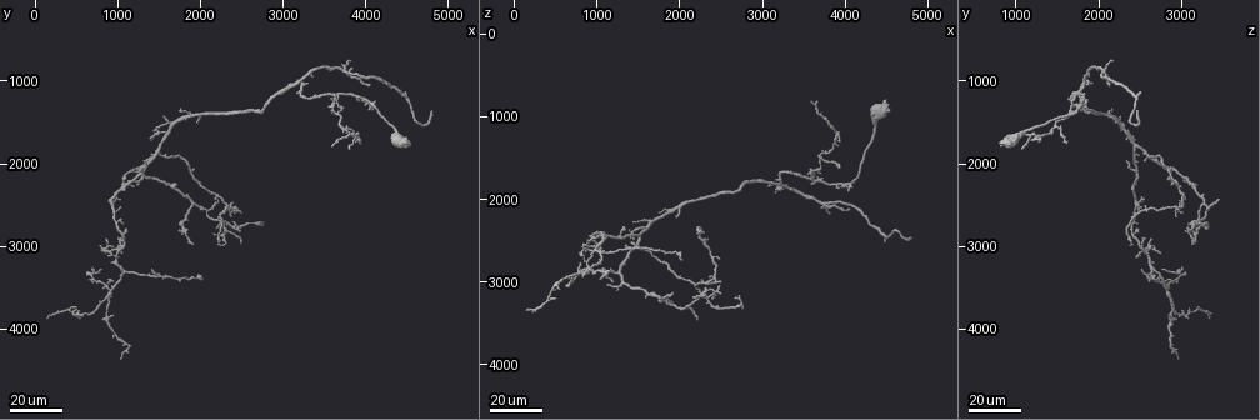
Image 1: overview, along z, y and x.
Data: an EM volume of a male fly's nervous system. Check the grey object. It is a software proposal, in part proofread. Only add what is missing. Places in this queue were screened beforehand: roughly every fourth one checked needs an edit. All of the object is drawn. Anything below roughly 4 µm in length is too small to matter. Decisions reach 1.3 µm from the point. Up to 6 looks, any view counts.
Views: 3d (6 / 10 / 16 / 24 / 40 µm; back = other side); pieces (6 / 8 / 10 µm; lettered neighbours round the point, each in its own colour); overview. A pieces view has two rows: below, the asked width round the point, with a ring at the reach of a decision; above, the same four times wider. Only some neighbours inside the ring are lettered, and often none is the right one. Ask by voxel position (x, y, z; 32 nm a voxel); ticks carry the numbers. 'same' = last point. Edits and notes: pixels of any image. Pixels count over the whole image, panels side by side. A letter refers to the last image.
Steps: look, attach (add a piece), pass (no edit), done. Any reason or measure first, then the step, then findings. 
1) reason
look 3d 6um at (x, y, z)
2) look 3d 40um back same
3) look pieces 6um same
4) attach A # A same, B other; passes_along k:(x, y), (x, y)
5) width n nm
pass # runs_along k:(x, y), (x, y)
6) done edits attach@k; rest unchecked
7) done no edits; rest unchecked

thin end
look 3d 24um at (3800, 1800, 1100)

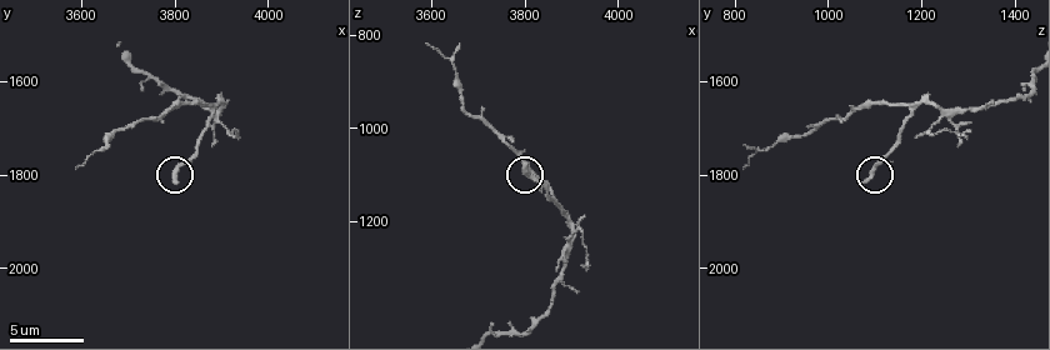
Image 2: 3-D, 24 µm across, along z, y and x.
look pieces 6um at (3795, 1815, 1080)

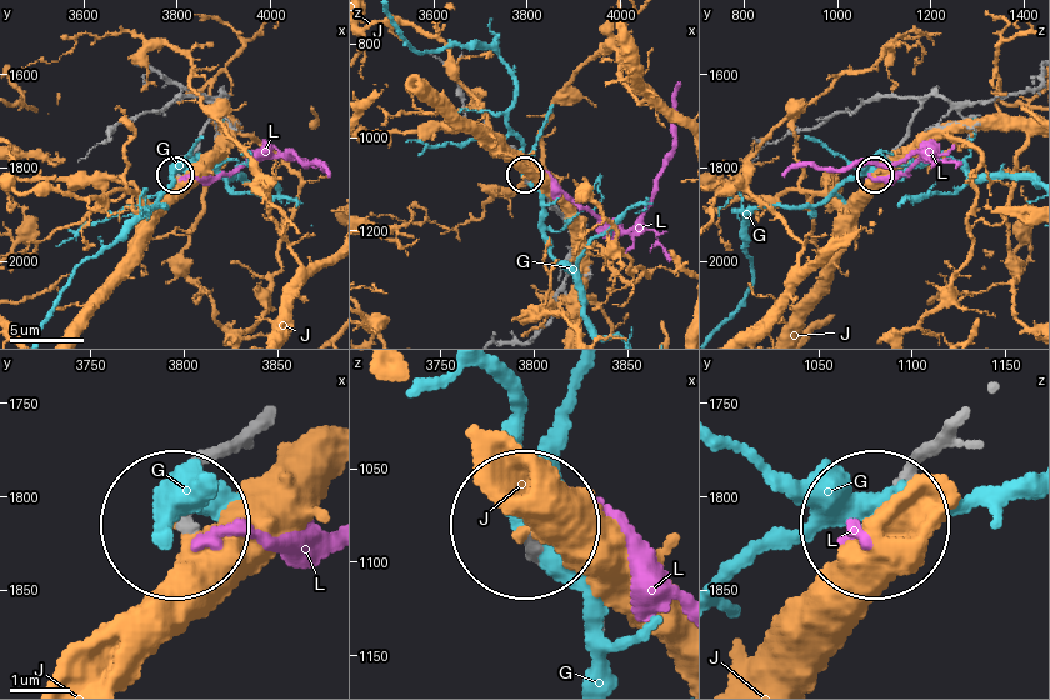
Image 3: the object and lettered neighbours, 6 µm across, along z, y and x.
pass # G other, J other, L other; runs_along 3:(240, 433), (185, 518); none of them fits

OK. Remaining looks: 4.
branch stops here
look 3d 40um at (4500, 1150, 2500)

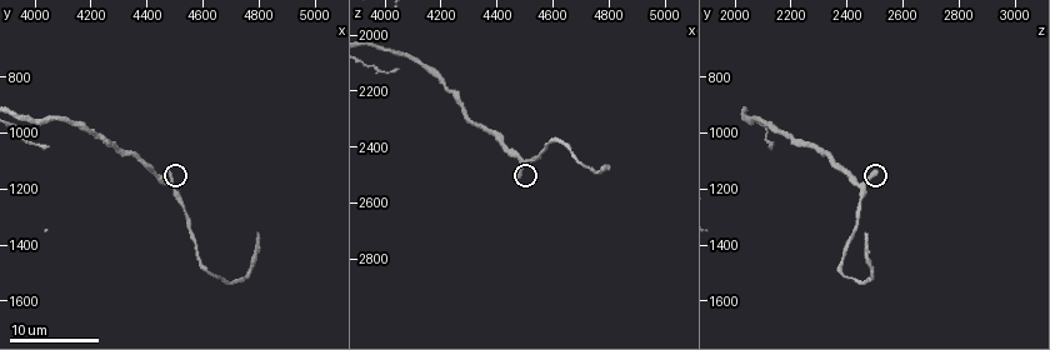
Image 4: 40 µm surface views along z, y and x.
look pieces 8um at (4480, 1140, 2500)

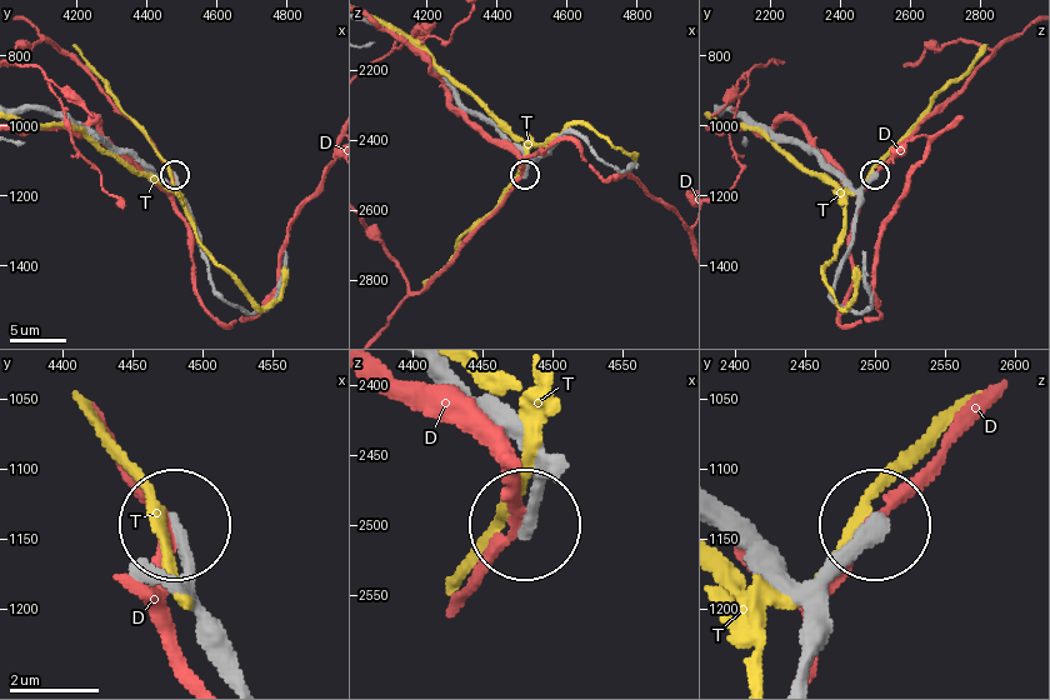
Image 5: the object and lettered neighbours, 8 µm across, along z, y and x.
pass # D other, T other; runs_along 5:(444, 374), (525, 463), (525, 515); none of them fits

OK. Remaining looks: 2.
free end
look 3d 40um at (3850, 850, 2050)

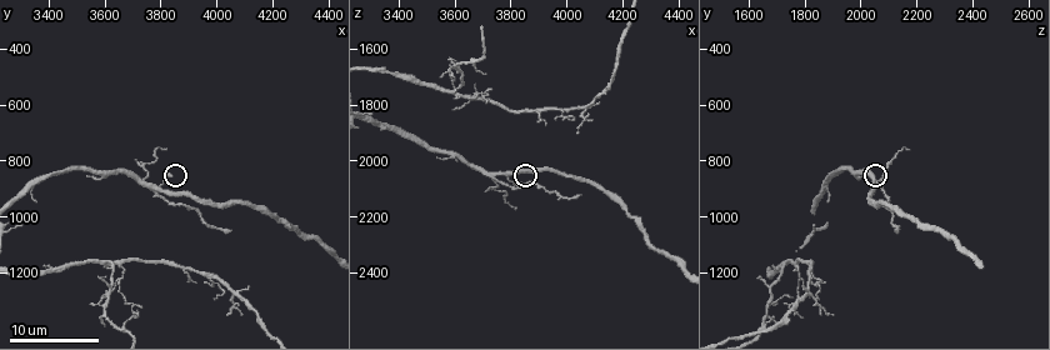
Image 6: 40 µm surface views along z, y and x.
look pieces 8um at (3830, 840, 2090)

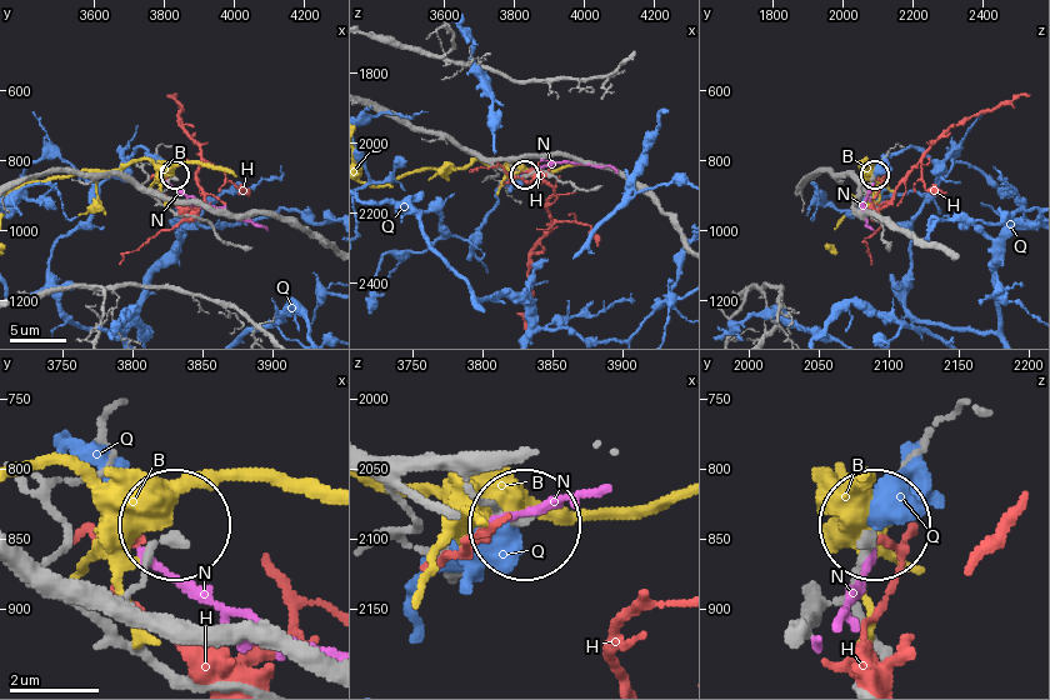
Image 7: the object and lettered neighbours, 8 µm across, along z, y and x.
pass # B other, H other, N other, Q other; runs_along 7:(20, 183), (54, 171), (119, 174), (160, 193), (174, 178); none of them fits

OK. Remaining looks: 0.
done no edits; rest unchecked

